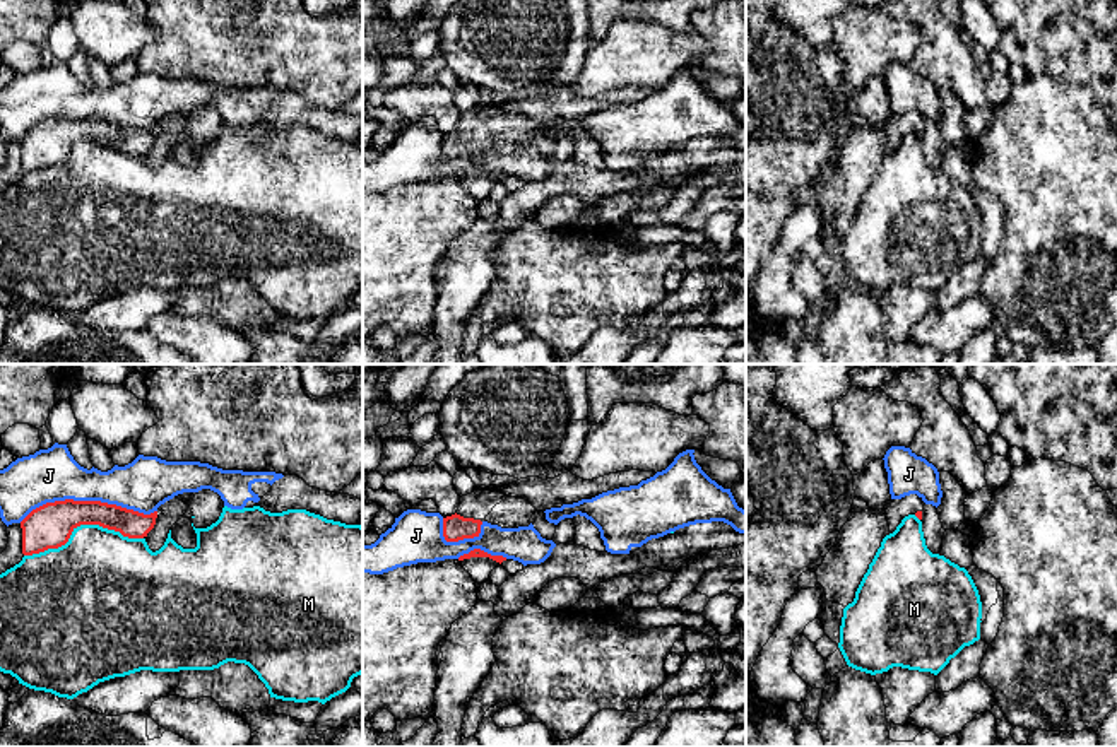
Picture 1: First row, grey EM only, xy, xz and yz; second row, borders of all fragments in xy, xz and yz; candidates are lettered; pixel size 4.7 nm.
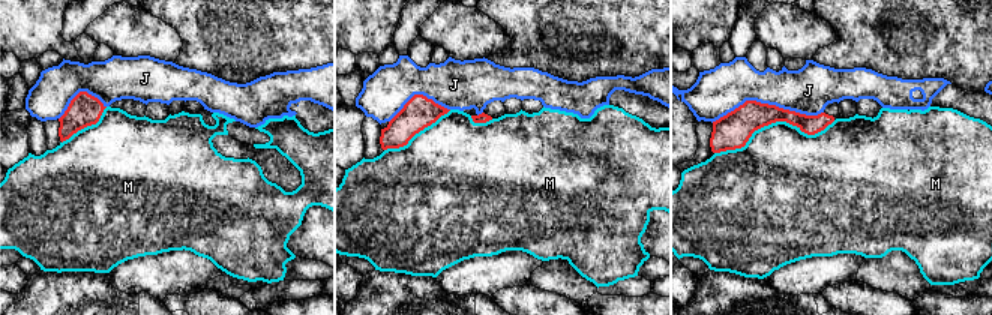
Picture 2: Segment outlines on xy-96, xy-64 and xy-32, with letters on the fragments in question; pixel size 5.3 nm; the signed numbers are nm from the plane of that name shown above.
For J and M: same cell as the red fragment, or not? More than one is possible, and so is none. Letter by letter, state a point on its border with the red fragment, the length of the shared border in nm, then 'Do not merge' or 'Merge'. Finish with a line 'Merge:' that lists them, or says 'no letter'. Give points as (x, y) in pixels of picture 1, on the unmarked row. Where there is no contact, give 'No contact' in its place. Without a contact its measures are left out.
J: Touches red at xy (88, 118). Shared border 650 nm. Do not merge
M: Touches red at xy (81, 141). Shared border 550 nm. Do not merge
Merge: no letter

